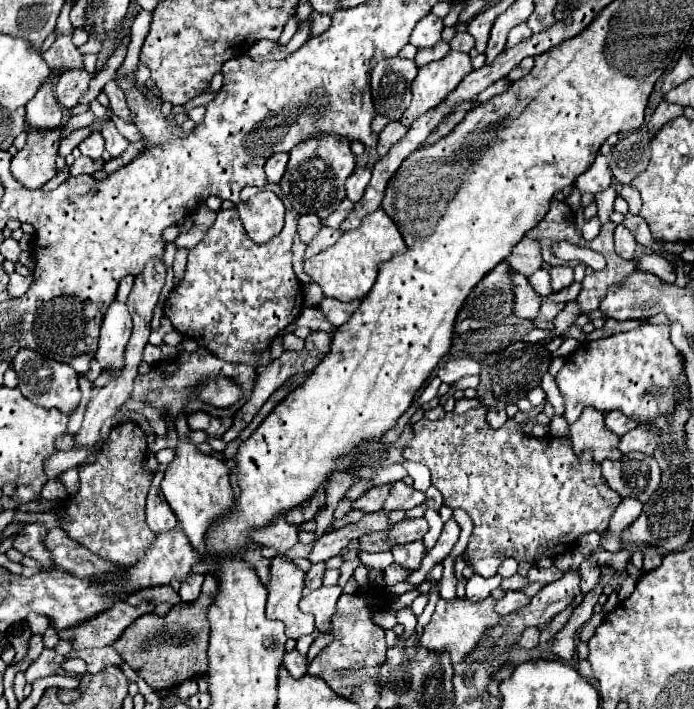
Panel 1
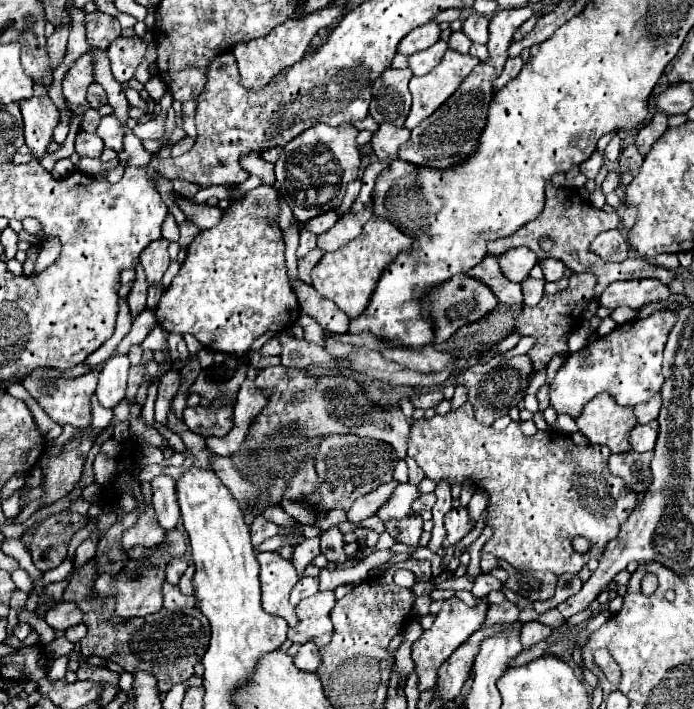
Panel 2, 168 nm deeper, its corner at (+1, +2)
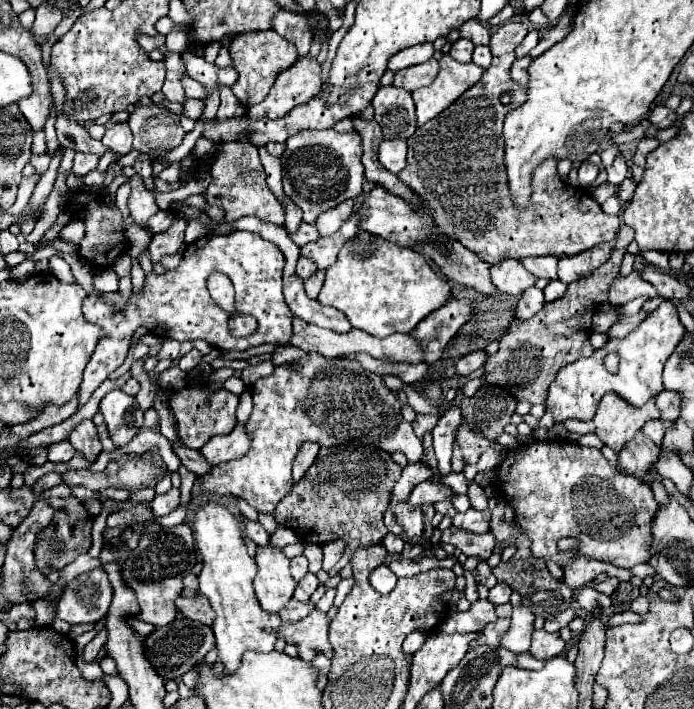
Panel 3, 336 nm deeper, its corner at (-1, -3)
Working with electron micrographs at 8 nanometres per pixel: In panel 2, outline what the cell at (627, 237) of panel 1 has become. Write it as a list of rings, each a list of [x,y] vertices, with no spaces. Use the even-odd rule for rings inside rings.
[[[621,229],[603,231],[593,243],[591,251],[605,261],[625,261],[629,255],[629,243]]]

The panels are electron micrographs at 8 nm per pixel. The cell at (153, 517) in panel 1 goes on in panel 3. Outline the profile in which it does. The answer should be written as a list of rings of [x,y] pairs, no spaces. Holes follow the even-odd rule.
[[[171,488],[169,492],[161,494],[161,496],[155,496],[153,502],[151,502],[151,510],[157,518],[161,516],[167,516],[169,512],[173,512],[175,508],[179,506],[179,490],[177,488]]]

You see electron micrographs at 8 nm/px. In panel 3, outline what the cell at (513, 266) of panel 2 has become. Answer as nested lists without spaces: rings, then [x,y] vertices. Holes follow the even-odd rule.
[[[505,260],[491,266],[491,280],[503,294],[523,294],[537,282],[537,278],[529,274],[519,260]]]

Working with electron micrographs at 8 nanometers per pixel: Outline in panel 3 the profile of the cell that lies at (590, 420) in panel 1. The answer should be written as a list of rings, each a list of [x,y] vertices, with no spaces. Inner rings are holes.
[[[605,394],[607,400],[601,398],[597,414],[593,418],[597,430],[595,434],[615,452],[619,452],[633,436],[643,428],[645,422],[659,418],[659,410],[655,406],[655,398],[651,398],[641,408],[629,406],[619,394]]]

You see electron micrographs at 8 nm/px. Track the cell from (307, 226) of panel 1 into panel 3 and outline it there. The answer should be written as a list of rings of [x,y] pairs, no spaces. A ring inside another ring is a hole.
[[[301,256],[299,262],[297,262],[297,270],[295,270],[295,274],[297,274],[301,280],[305,280],[305,278],[313,276],[315,270],[317,270],[317,266],[315,266],[309,258],[303,258],[303,256]]]

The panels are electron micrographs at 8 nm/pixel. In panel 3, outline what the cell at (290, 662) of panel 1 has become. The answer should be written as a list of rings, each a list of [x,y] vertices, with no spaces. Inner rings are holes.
[[[319,654],[311,664],[313,664],[313,666],[317,668],[317,672],[319,672],[317,688],[319,688],[319,690],[323,690],[323,688],[327,686],[327,672],[329,672],[329,668],[331,668],[331,662],[329,662],[329,658],[325,658],[323,654]]]

